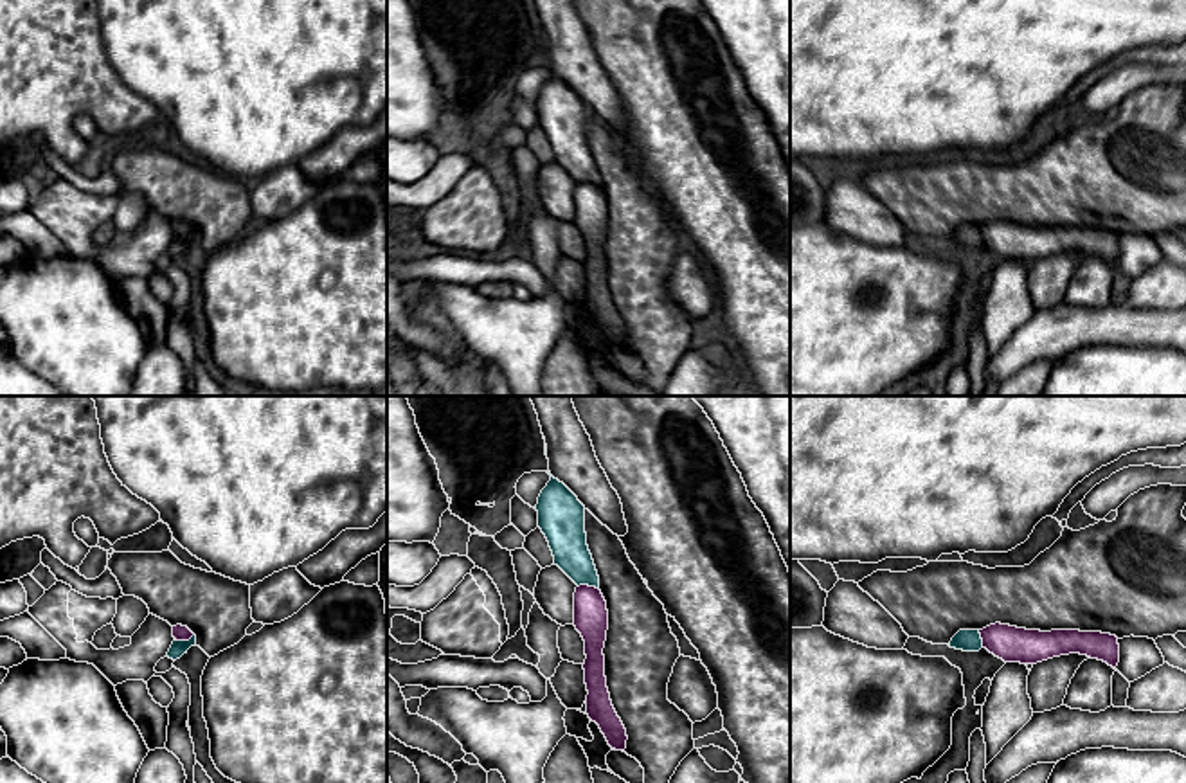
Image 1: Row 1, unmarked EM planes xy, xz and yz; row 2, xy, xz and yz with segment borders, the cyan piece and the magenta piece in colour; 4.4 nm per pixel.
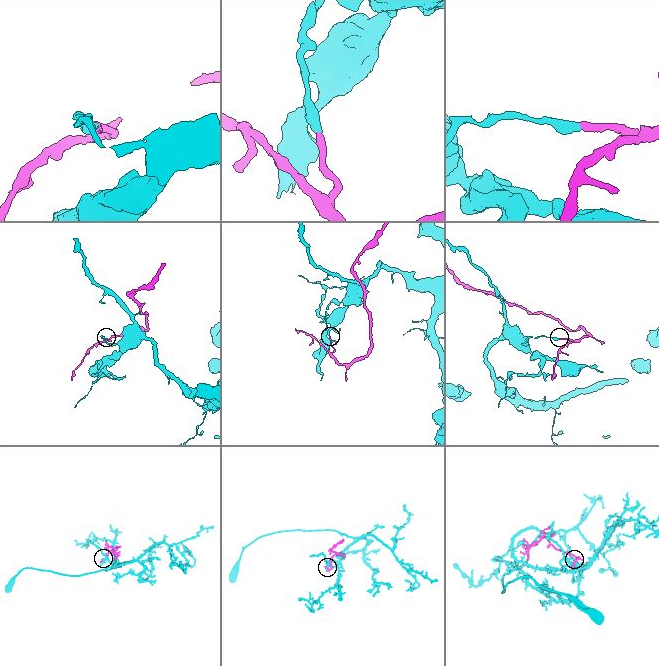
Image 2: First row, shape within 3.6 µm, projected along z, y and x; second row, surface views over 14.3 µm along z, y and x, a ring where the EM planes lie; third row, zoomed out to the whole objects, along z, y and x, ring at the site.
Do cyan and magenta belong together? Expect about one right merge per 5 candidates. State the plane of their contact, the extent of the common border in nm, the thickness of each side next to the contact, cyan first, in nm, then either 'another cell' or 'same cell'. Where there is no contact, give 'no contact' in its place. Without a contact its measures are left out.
meets cyan in xz; contact 100 nm long; 170 nm thick on the cyan side, 160 nm on the other; another cell

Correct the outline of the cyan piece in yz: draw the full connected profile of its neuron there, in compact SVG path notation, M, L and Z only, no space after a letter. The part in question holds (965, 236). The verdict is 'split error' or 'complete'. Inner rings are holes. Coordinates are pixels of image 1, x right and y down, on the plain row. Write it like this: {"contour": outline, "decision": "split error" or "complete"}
{"contour": "M959 227L948 243L963 248L979 248L983 245L983 236L979 227Z", "decision": "complete"}

